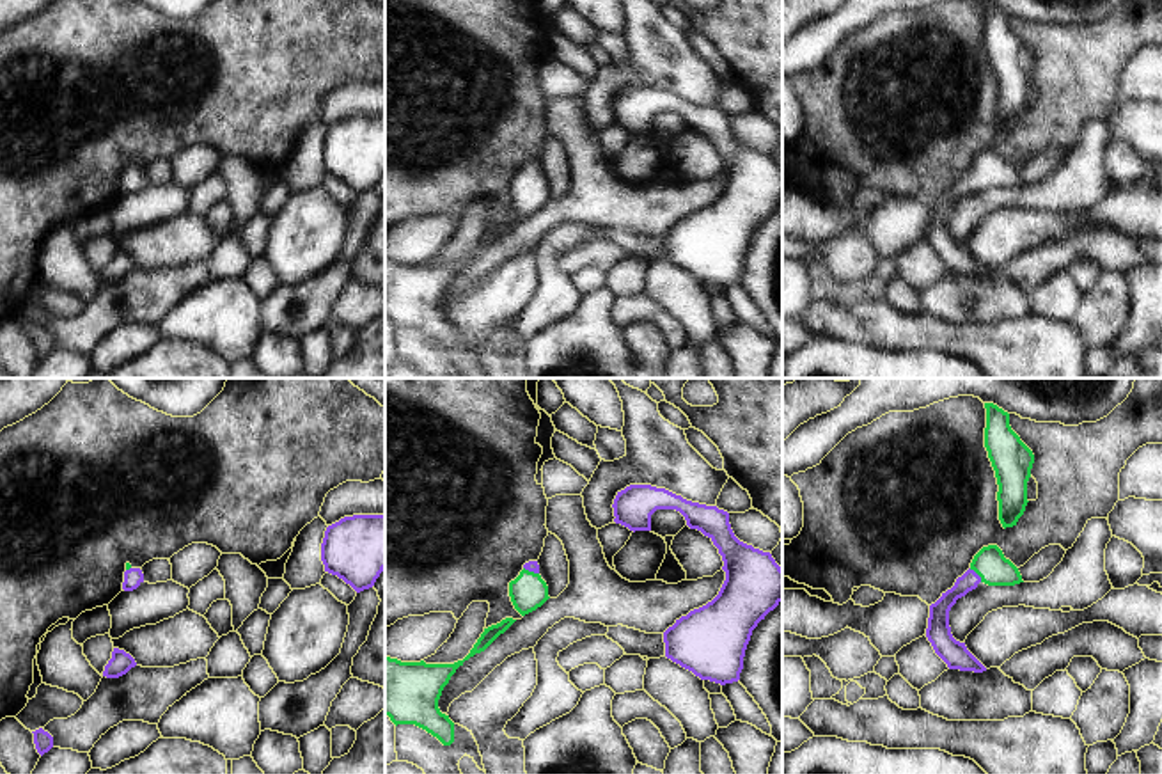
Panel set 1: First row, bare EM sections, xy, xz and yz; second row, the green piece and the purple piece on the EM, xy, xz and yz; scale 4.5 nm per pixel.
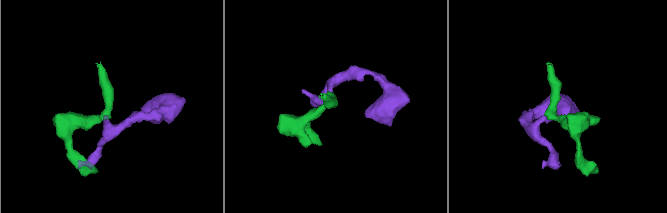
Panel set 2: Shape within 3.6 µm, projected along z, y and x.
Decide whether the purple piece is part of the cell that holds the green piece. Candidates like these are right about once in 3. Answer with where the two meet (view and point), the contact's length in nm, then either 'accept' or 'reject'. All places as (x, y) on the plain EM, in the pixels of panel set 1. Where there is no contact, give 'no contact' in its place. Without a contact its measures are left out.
yz (976, 174) | 90 nm | accept

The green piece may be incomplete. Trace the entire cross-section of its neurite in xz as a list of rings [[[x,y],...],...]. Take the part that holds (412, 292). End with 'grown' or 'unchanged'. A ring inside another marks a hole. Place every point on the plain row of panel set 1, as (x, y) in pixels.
[[[506,220],[484,231],[470,256],[454,266],[401,265],[385,259],[385,318],[397,327],[415,327],[444,348],[454,344],[454,325],[438,311],[438,302],[451,279],[465,263],[484,254],[516,222]]]; unchanged

